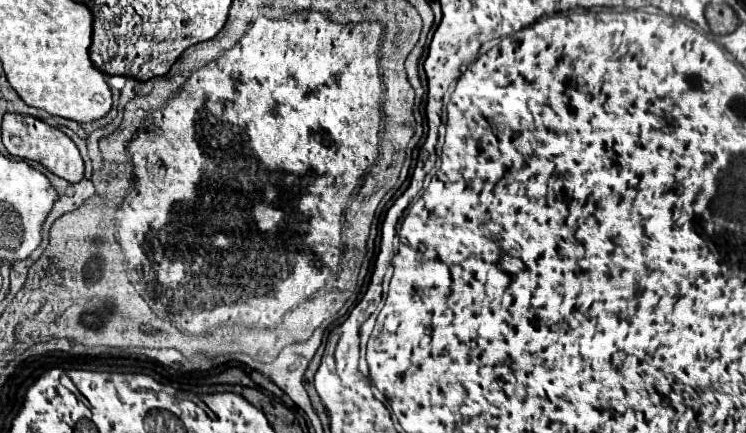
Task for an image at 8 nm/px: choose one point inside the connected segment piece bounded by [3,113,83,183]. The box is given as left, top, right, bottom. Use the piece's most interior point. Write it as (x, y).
(27, 137)

